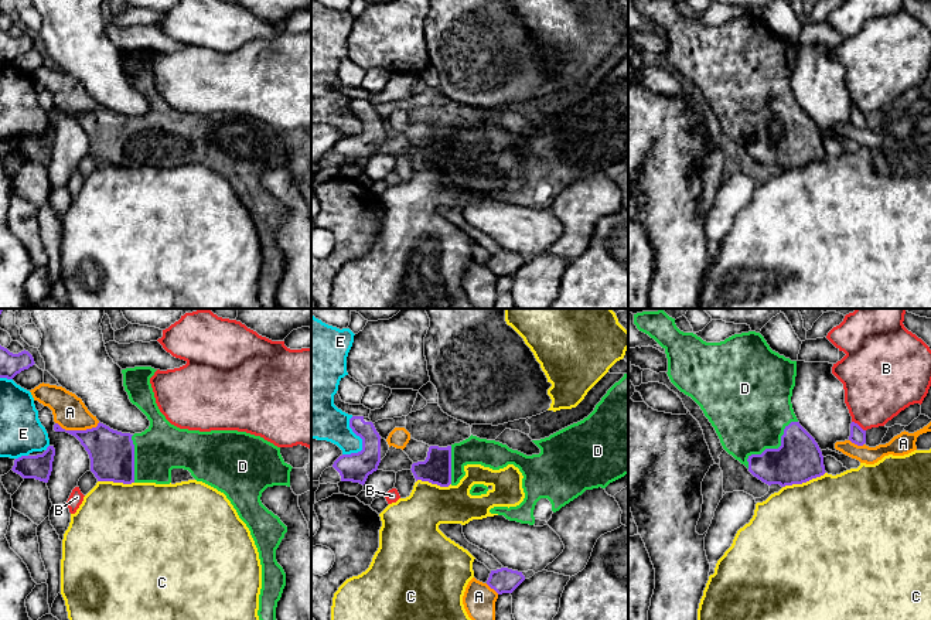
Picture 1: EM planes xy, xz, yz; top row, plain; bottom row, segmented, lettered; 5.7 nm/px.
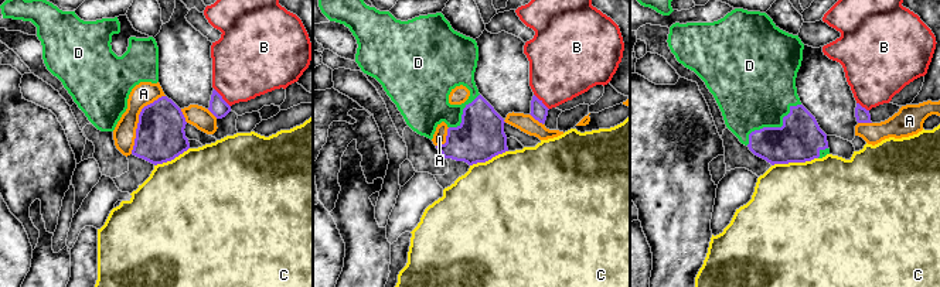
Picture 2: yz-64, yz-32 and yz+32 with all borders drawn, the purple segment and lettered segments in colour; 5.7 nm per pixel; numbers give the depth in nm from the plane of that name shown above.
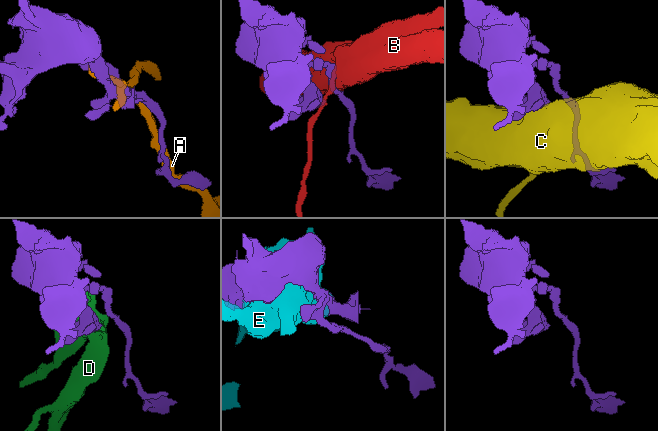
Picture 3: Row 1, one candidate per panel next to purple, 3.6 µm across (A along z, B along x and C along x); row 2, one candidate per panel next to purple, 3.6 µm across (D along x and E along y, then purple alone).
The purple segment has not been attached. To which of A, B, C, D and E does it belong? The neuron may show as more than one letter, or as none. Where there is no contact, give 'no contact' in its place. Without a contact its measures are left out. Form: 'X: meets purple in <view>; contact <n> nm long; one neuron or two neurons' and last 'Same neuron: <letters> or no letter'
A: meets purple in xy; contact 260 nm long; two neurons
B: meets purple in yz; contact 100 nm long; two neurons
C: meets purple in yz; contact 260 nm long; two neurons
D: meets purple in yz; contact 400 nm long; one neuron
E: meets purple in xz; contact 240 nm long; two neurons
Same neuron: D

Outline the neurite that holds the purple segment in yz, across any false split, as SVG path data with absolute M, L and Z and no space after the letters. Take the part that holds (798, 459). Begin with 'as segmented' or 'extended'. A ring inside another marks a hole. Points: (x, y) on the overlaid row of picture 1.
extended | M664 310L637 313L634 324L665 350L671 382L700 406L723 449L754 477L768 486L785 487L826 473L818 443L799 425L792 409L797 361L773 351L756 331L706 343L693 333L681 331Z

